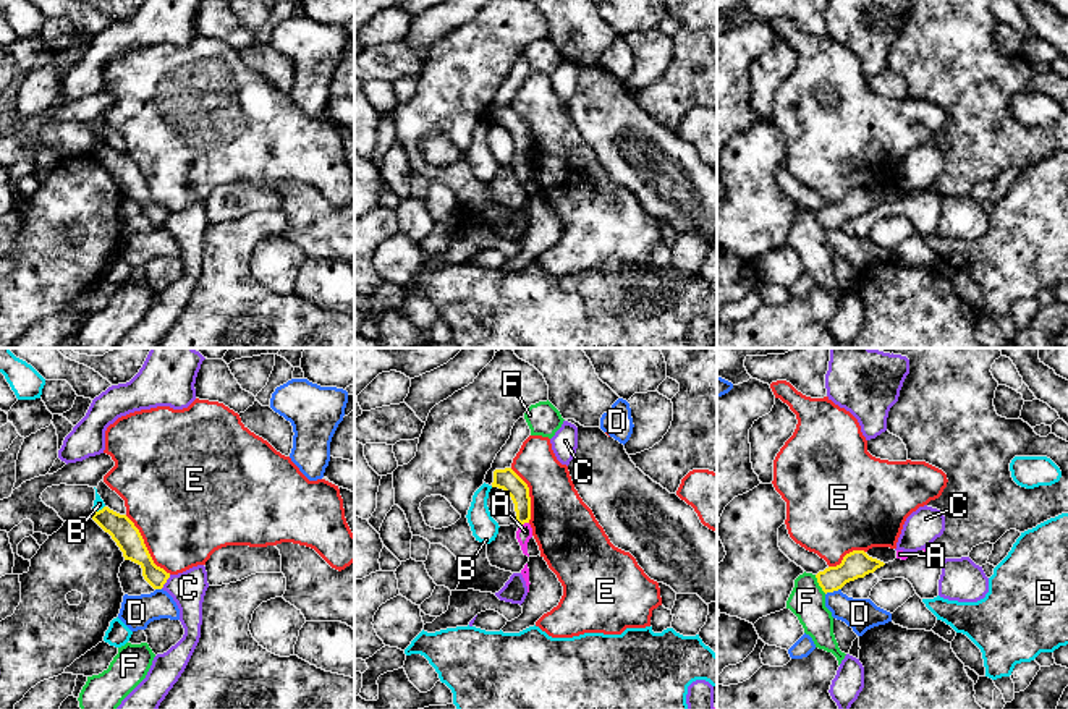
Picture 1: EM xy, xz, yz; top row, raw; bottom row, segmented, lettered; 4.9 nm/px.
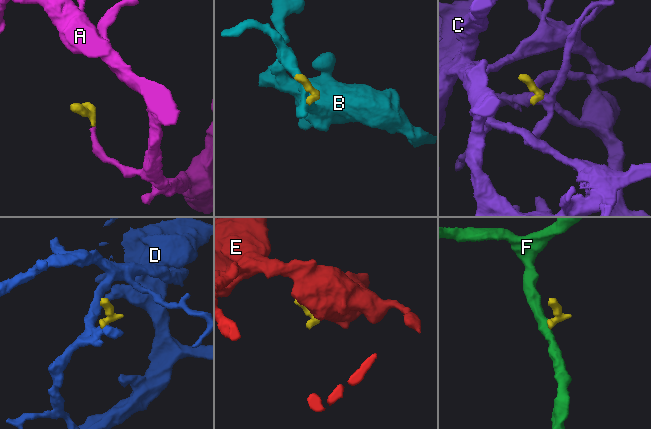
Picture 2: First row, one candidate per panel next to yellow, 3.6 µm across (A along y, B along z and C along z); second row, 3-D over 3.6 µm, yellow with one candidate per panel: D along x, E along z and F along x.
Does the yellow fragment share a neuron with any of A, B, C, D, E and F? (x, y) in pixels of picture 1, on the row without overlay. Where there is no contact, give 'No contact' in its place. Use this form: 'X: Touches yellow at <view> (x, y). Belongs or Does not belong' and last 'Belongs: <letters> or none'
A: Touches yellow at xz (523, 161). Belongs
B: Touches yellow at xy (99, 148). Does not belong
C: Touches yellow at xy (165, 219). Does not belong
D: Touches yellow at yz (832, 229). Does not belong
E: Touches yellow at xy (146, 185). Does not belong
F: Touches yellow at yz (819, 222). Does not belong
Belongs: A

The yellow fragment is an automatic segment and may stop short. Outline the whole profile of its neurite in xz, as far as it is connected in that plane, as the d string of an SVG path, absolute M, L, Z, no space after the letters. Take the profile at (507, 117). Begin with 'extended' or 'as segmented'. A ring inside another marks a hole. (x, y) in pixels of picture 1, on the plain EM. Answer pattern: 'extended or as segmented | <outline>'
extended | M495 107L492 125L503 126L515 141L516 159L519 165L516 168L516 176L521 183L524 193L528 191L528 180L532 175L531 157L531 134L528 121L511 107Z

